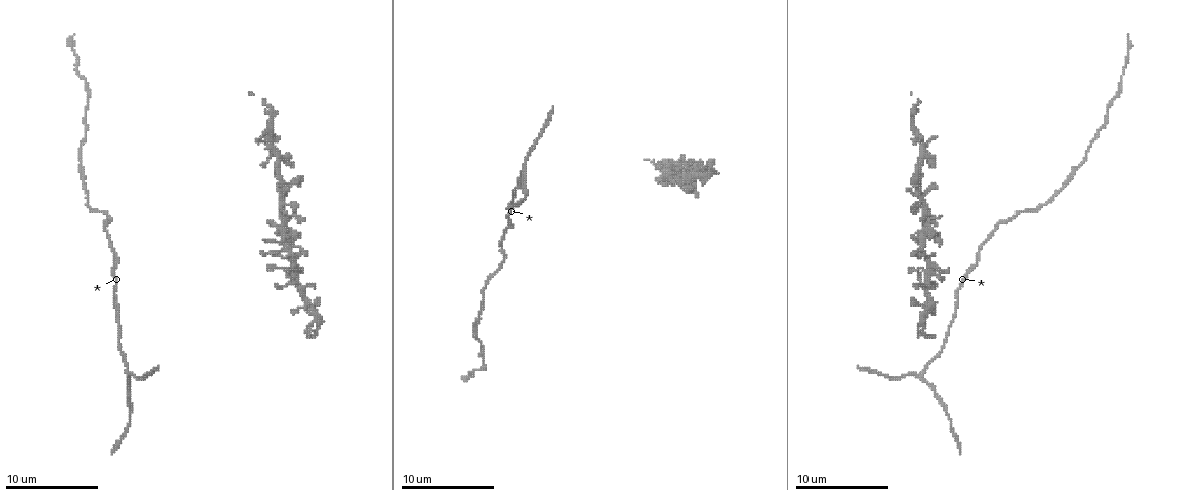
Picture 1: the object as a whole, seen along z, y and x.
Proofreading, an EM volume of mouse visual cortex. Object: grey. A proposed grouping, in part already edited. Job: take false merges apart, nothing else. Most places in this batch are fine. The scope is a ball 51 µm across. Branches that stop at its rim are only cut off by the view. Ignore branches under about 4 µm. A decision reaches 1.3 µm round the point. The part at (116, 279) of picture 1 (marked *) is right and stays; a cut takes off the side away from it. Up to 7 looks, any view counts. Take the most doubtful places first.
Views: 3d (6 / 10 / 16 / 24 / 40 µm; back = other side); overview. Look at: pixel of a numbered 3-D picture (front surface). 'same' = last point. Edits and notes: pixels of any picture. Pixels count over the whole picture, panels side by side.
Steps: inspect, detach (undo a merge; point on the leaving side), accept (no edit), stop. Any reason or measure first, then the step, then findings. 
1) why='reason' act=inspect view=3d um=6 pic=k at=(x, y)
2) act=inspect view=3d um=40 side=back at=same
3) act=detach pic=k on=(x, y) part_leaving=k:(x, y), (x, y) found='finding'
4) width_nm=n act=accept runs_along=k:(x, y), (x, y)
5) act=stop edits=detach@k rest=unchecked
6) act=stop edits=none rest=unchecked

why='three-way junction' act=inspect view=3d um=10 pic=1 at=(917, 376)

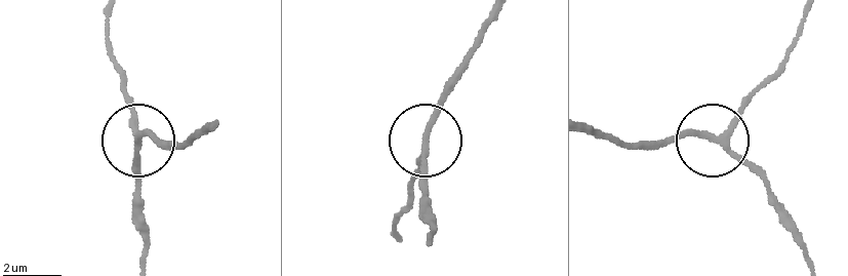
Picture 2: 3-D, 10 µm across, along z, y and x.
act=inspect view=3d um=10 side=back pic=2 at=(424, 144)

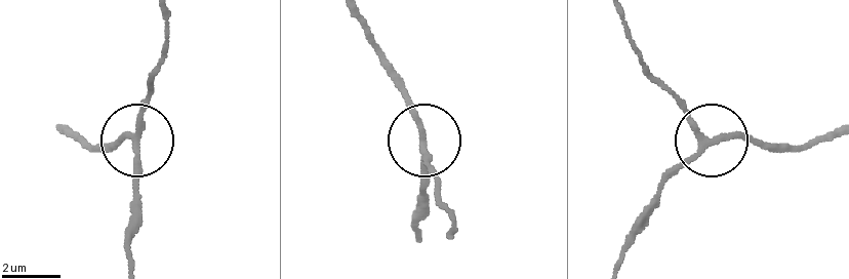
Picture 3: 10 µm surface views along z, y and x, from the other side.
width_nm=200 act=accept runs_along=3:(619, 13), (646, 72), (704, 131), (798, 146) found='one cell here'

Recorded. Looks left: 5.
why='looks like a crossing' act=inspect view=3d um=10 pic=1 at=(288, 247)

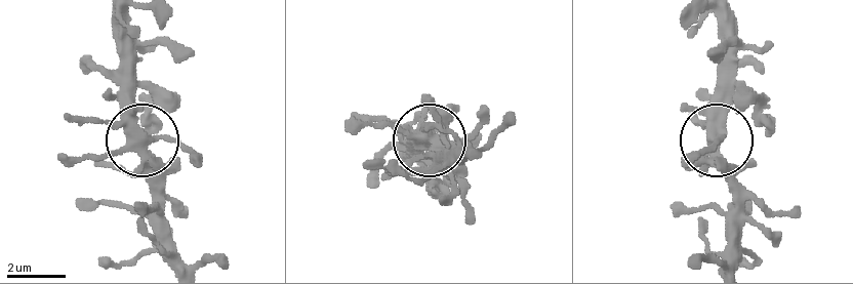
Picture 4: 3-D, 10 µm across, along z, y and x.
act=accept found='all the same cell'

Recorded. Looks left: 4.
why='calibre changes' act=inspect view=3d um=10 pic=1 at=(1067, 181)

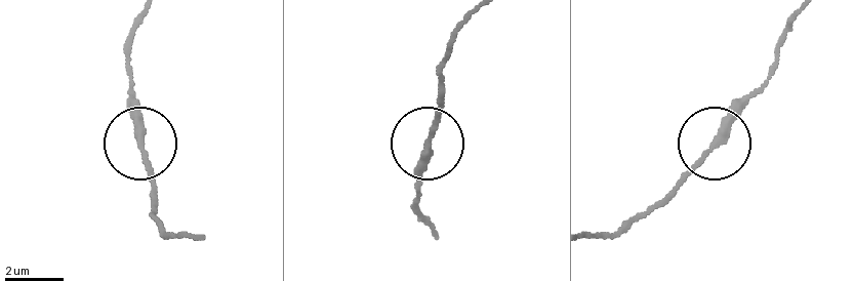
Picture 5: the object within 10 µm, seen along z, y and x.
act=accept runs_along=5:(592, 237), (636, 223), (772, 78) found='all the same cell'

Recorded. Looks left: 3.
act=stop edits=none rest=unchecked

